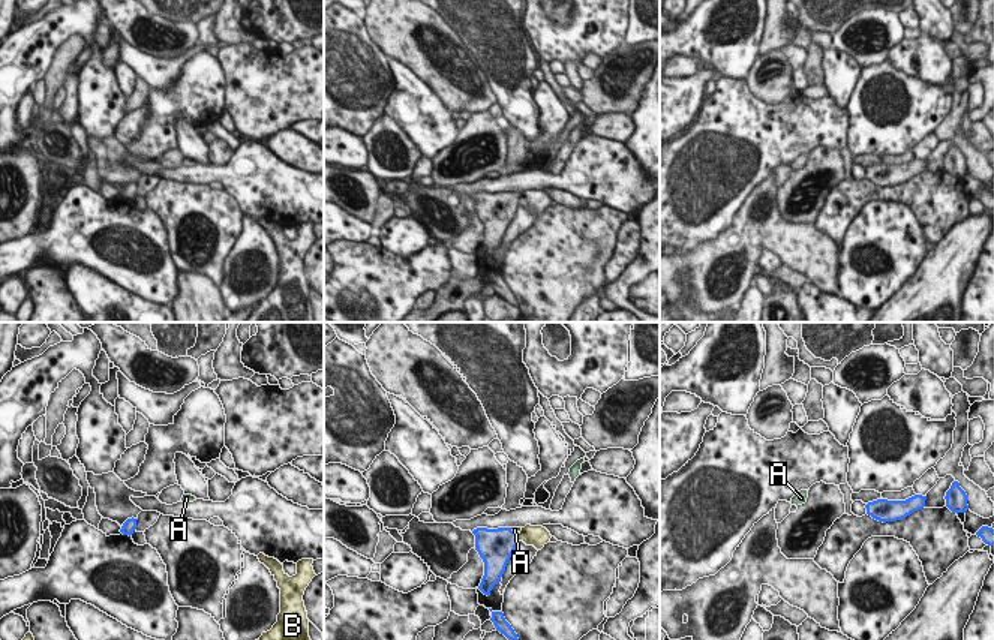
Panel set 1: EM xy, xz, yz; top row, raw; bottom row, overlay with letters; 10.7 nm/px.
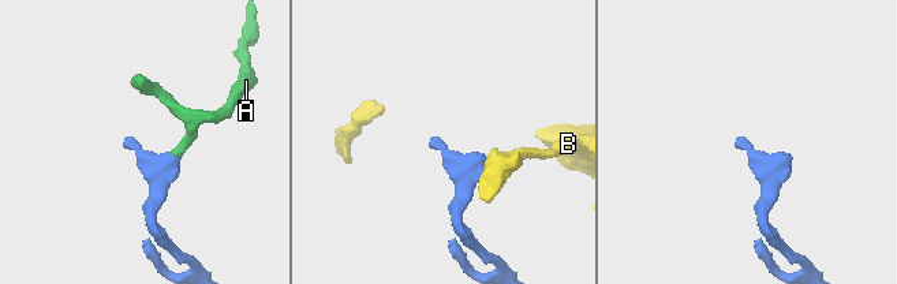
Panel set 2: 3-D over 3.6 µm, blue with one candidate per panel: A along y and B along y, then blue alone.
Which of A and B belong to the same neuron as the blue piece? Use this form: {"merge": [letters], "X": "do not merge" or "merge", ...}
{"merge": ["A"], "A": "merge", "B": "do not merge"}

